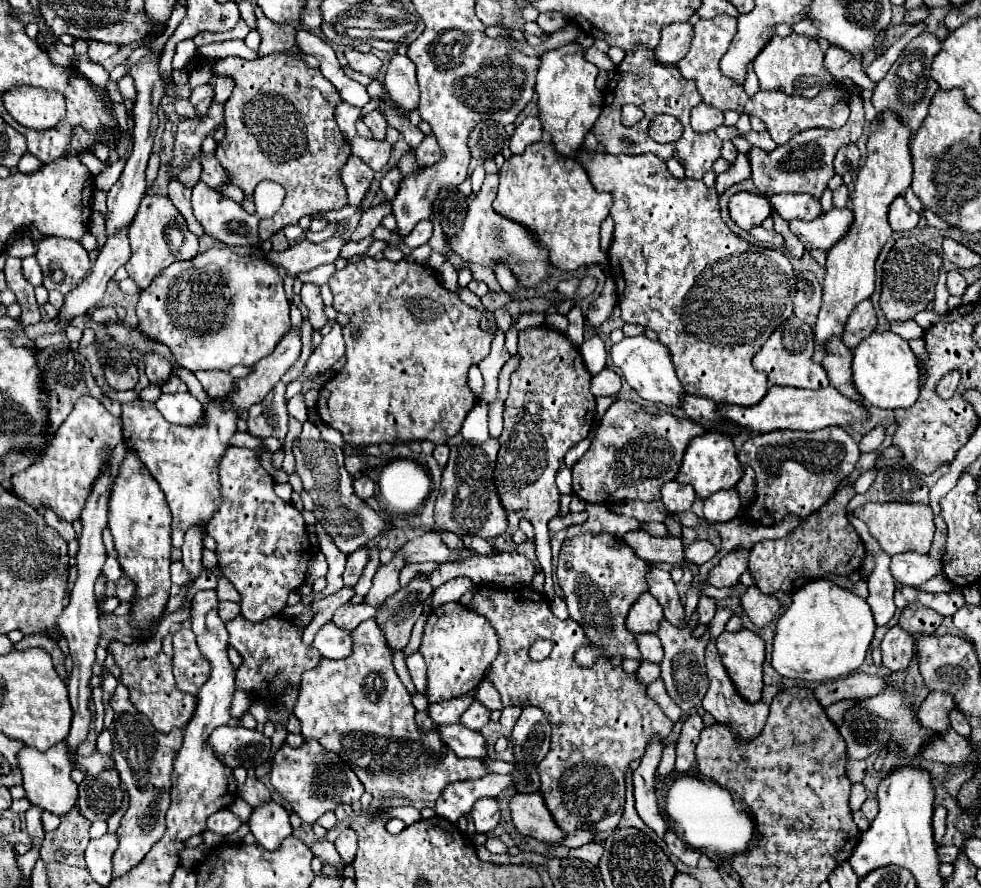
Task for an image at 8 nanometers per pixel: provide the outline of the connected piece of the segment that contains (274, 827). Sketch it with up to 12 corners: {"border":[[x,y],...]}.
{"border":[[276,801],[254,807],[248,827],[256,843],[276,851],[292,835],[288,811]]}

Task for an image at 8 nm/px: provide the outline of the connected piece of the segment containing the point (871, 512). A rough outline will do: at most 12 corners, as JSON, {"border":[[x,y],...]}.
{"border":[[924,503],[854,511],[888,555],[926,555],[934,513]]}

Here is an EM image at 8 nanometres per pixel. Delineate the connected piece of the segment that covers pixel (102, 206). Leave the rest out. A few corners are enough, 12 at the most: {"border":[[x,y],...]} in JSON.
{"border":[[94,191],[92,209],[106,219],[106,193]]}

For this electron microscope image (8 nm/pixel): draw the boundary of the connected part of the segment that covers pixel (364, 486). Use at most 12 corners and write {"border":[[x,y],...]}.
{"border":[[370,477],[354,481],[354,493],[362,501],[374,495],[374,481]]}

